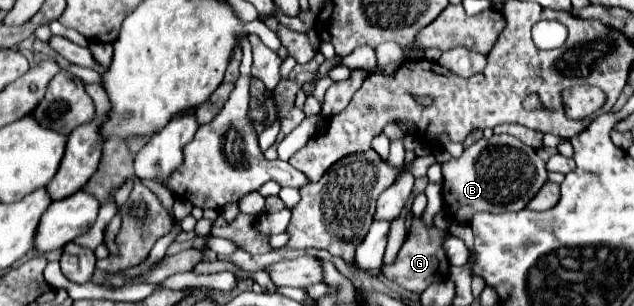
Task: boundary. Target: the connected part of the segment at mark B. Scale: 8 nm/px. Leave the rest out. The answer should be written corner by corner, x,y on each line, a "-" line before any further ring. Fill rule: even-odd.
492,135
490,139
478,139
474,145
464,149
458,159
450,159
442,165
444,175
444,191
448,193
444,199
444,211
450,219
468,221
476,211
488,213
506,213
520,211
528,205
528,201
538,193
538,189
548,181
546,163
536,155
536,151
512,135

